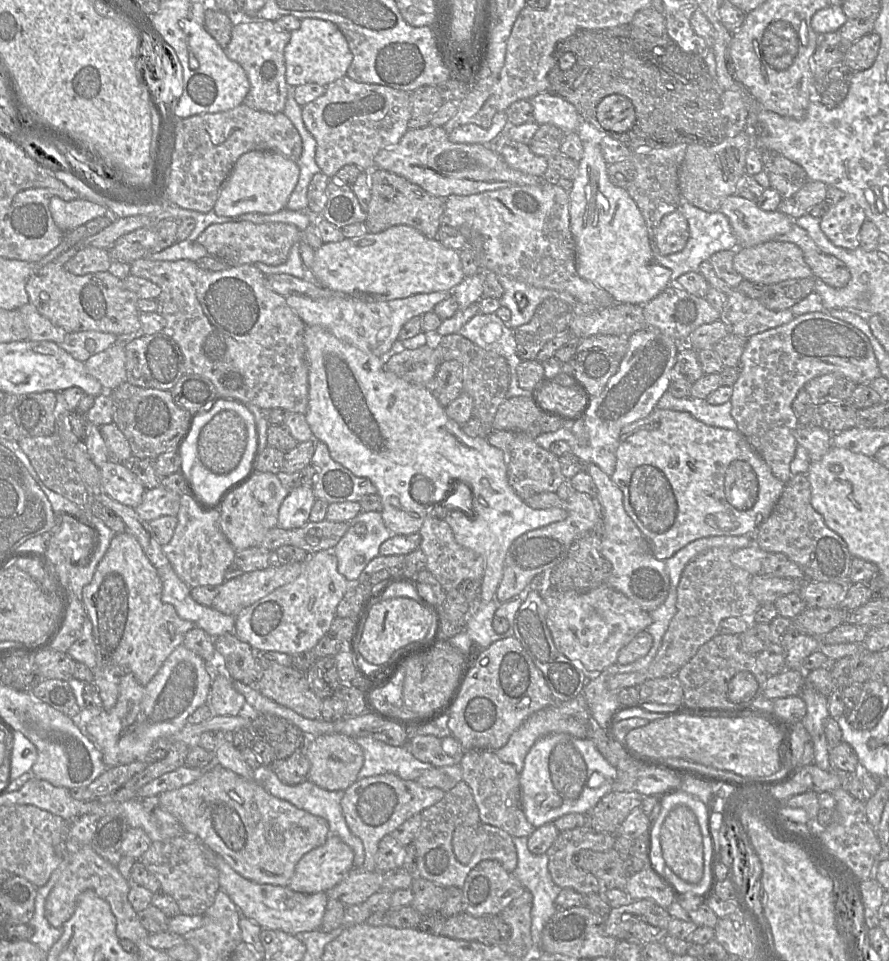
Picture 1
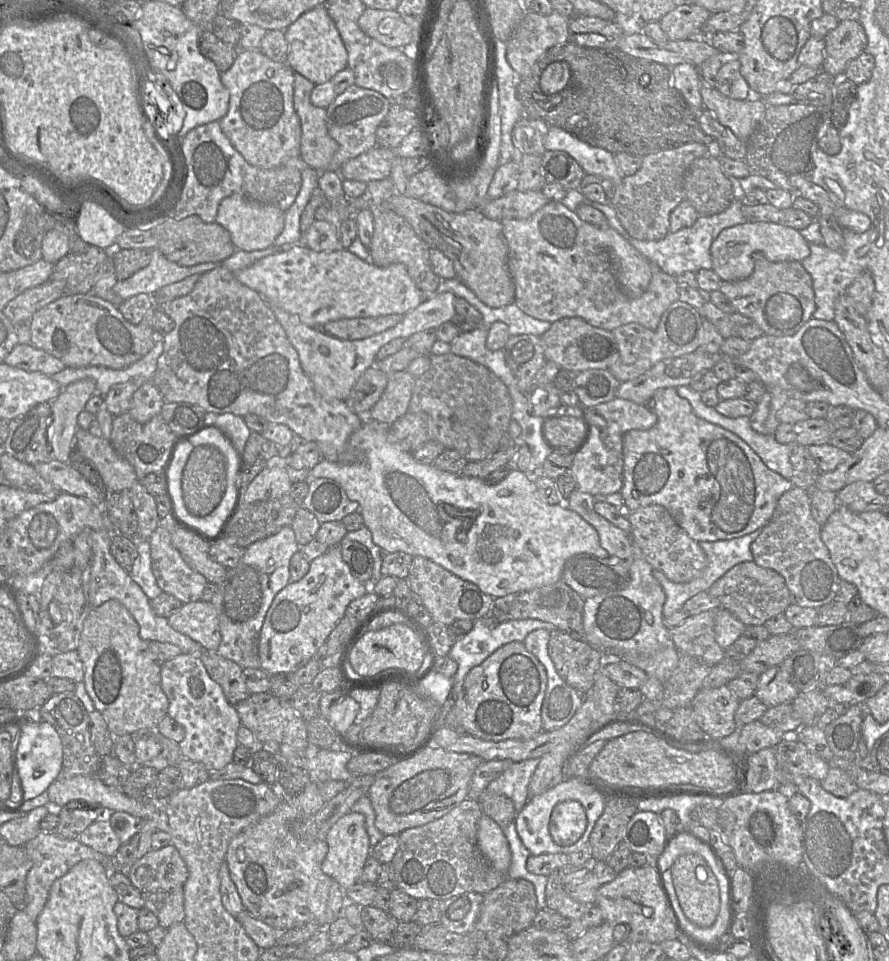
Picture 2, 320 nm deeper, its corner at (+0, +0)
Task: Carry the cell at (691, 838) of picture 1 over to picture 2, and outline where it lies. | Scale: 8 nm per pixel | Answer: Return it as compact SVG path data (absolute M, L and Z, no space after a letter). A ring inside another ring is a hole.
M684 854L675 860L670 870L676 895L687 919L702 928L711 926L720 910L720 891L718 880L707 862L698 854Z

